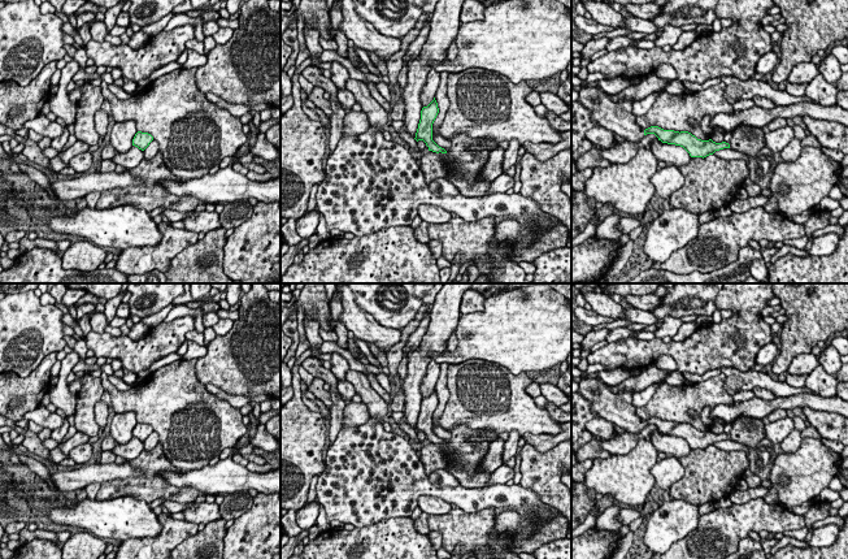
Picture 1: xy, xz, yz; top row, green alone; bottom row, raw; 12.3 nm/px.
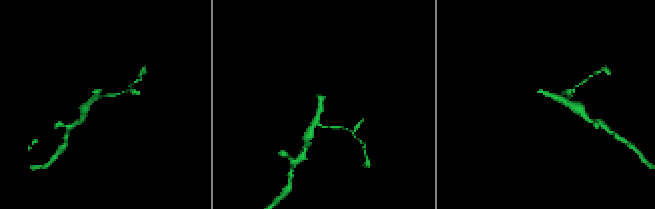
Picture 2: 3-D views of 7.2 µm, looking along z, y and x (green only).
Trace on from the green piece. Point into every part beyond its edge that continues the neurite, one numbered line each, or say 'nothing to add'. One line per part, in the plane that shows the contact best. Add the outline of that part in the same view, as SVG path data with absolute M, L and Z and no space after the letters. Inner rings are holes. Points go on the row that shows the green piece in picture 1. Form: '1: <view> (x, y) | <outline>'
1: yz (617, 117) | M586 87L578 92L578 101L591 112L591 122L596 122L630 142L643 139L644 130L636 124L632 101L614 103L610 99L612 95L596 87Z

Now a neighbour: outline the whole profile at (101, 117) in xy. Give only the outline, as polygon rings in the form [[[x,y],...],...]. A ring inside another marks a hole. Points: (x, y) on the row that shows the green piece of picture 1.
[[[99,109],[95,113],[95,126],[100,138],[104,138],[108,129],[109,113],[103,109]]]

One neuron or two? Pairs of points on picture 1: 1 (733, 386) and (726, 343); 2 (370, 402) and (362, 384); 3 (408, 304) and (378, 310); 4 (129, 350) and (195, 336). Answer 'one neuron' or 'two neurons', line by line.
1: two neurons
2: one neuron
3: one neuron
4: two neurons

